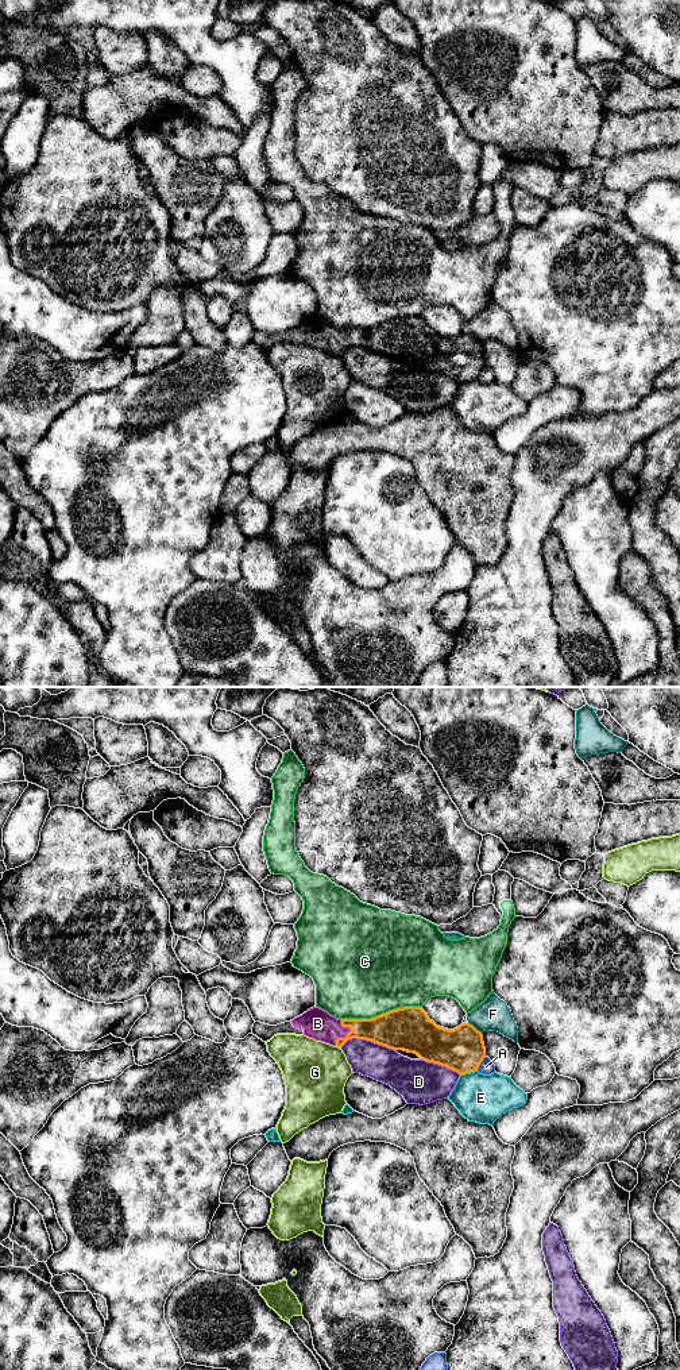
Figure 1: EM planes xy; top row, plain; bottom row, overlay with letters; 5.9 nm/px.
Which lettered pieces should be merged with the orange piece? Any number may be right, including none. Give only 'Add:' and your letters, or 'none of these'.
Add: B

